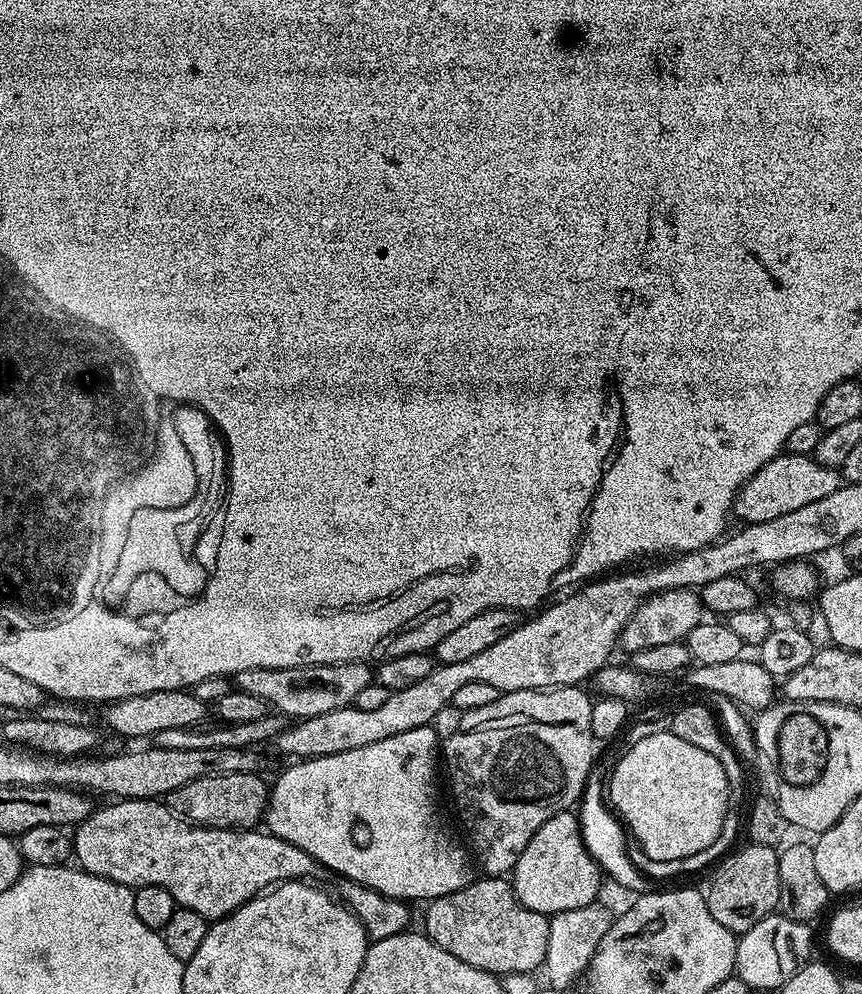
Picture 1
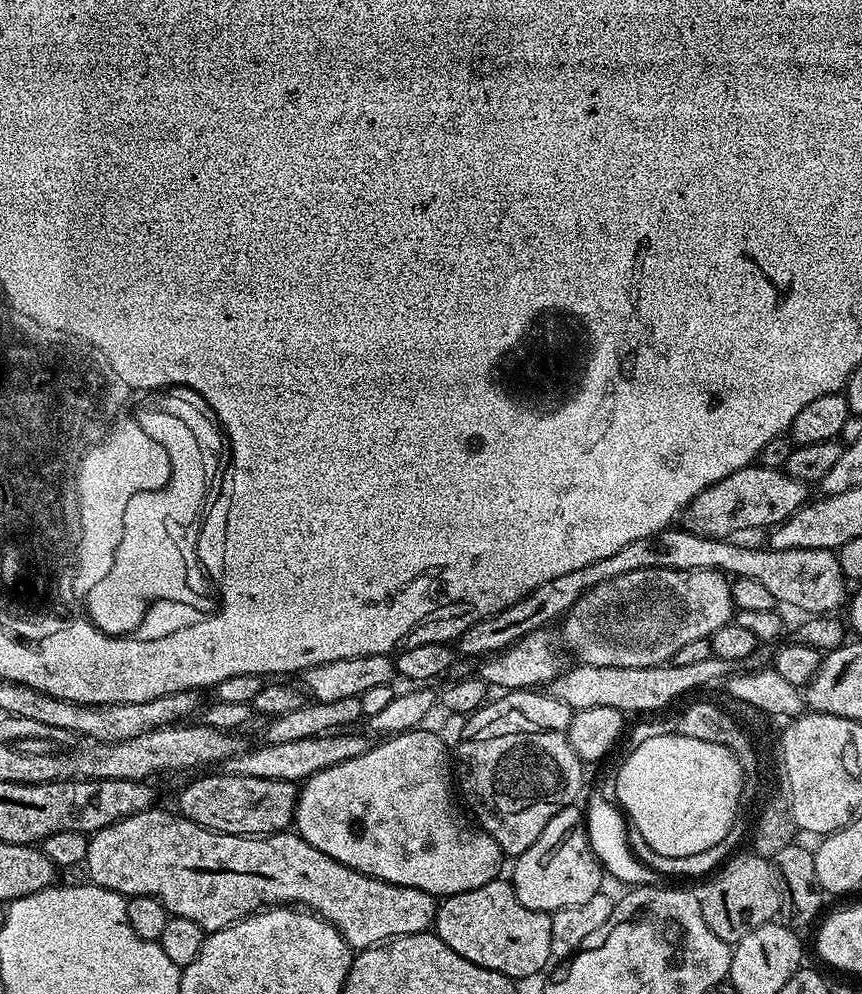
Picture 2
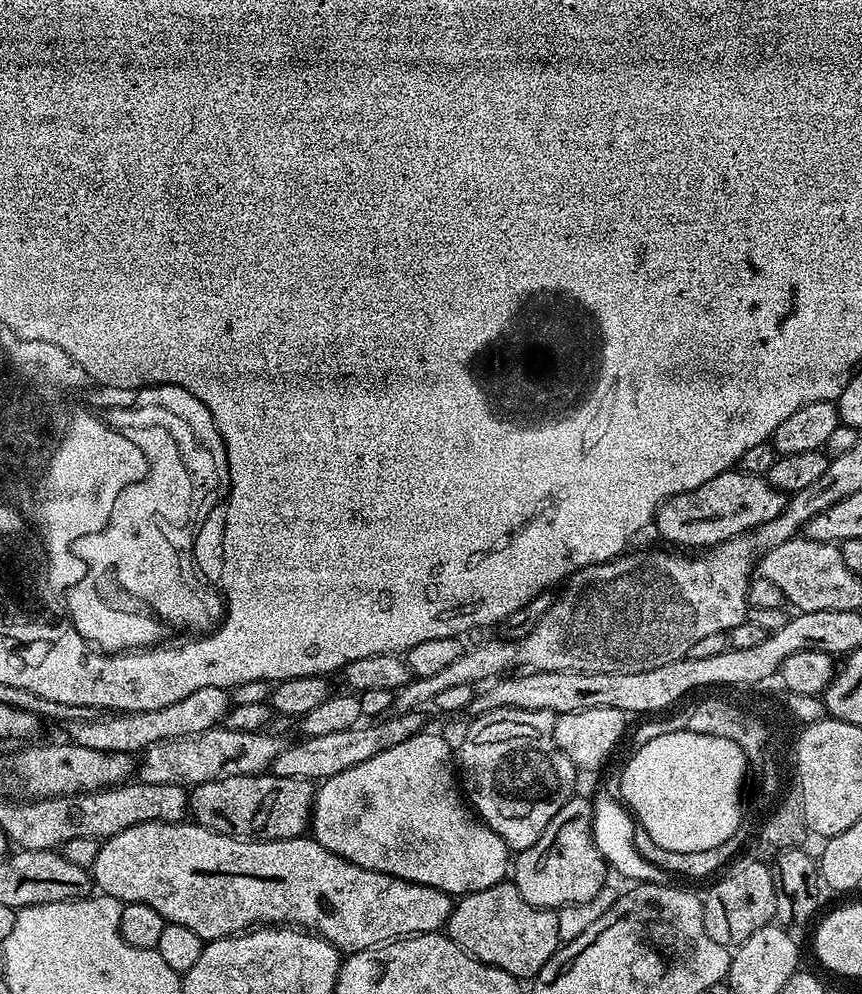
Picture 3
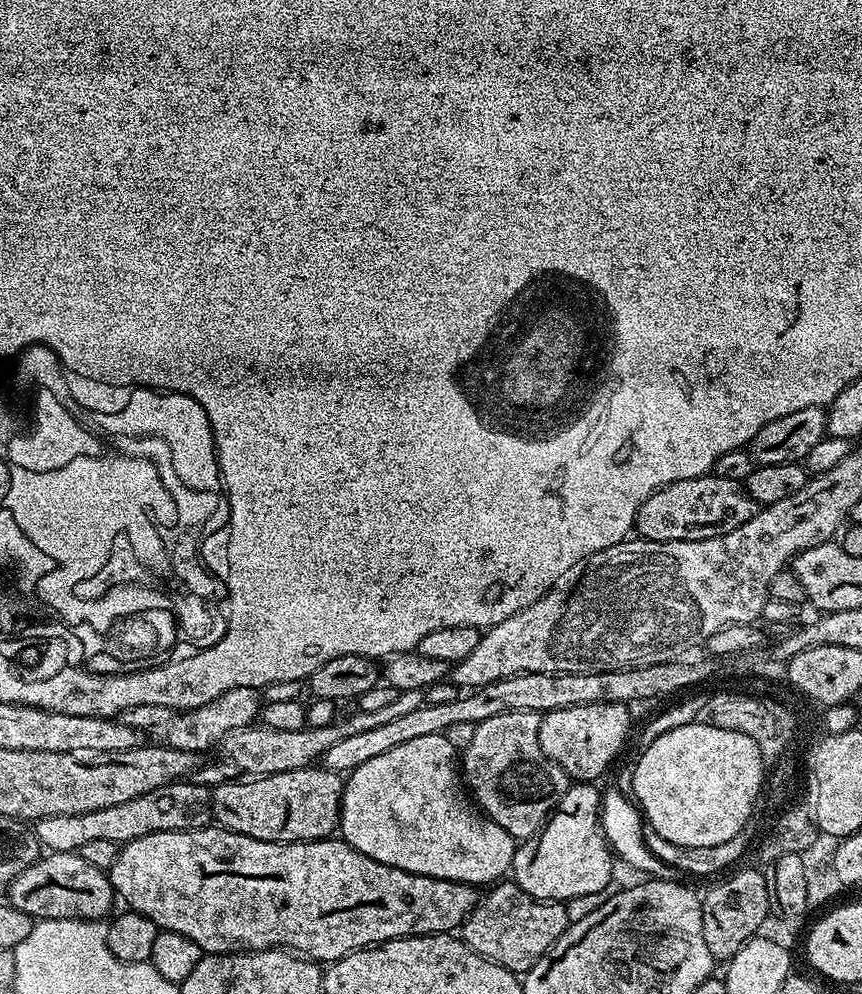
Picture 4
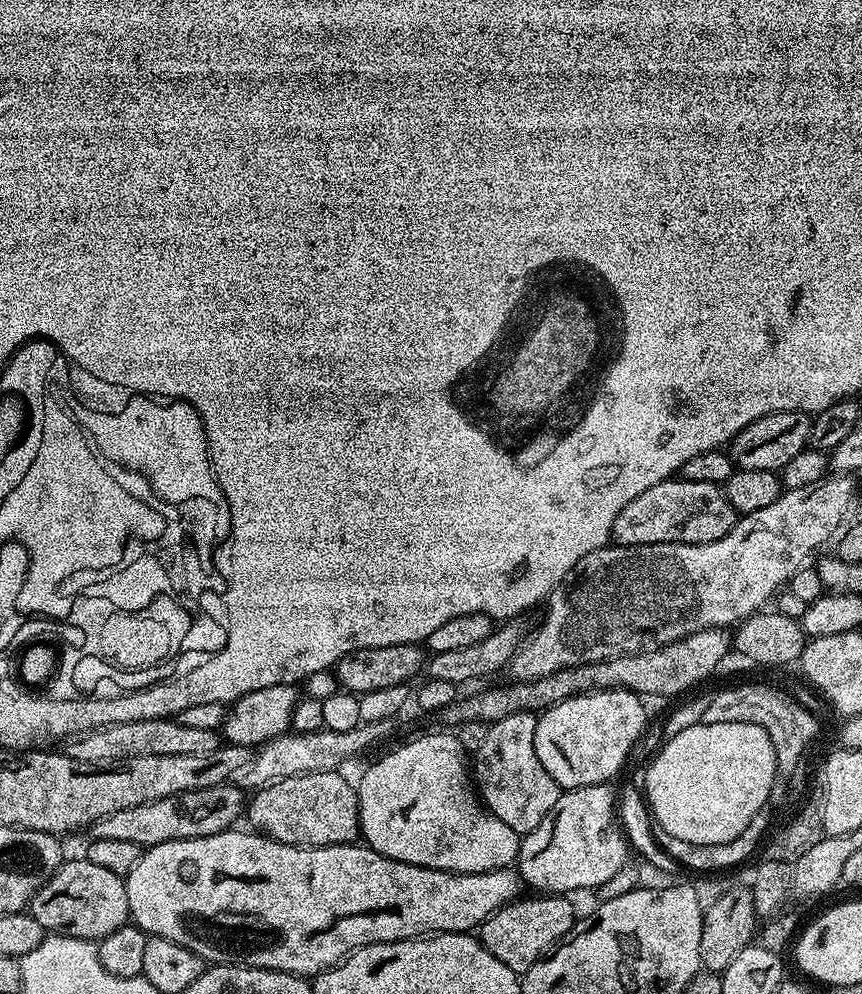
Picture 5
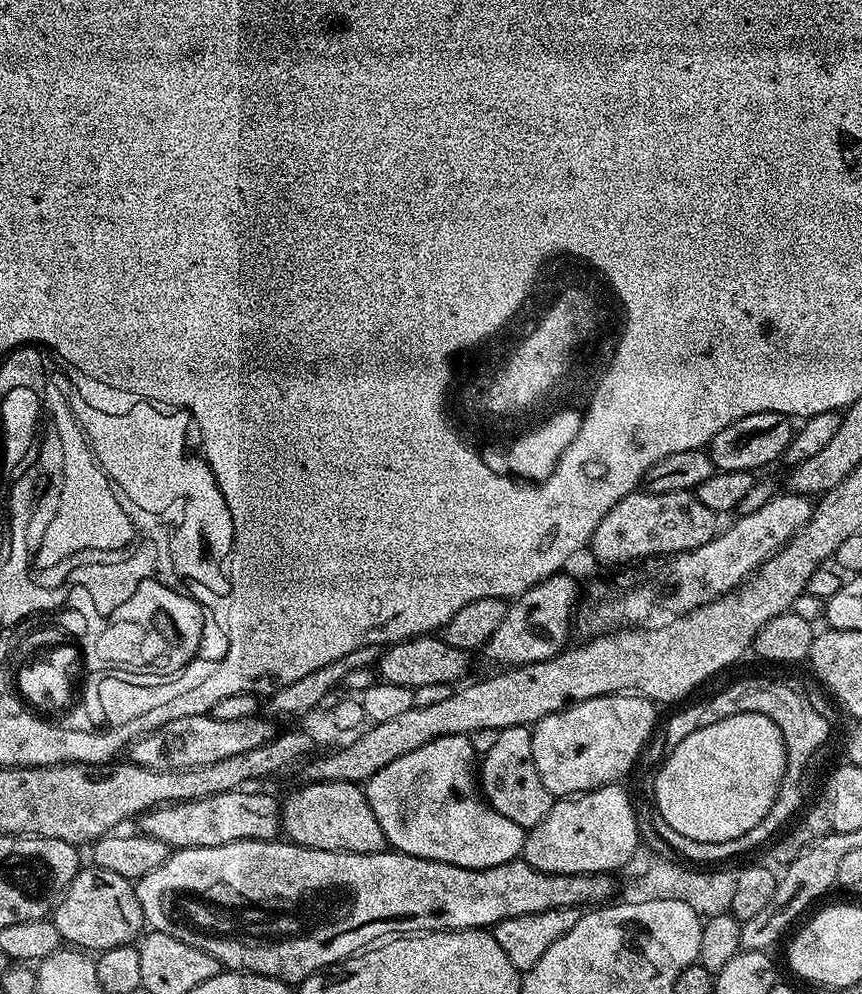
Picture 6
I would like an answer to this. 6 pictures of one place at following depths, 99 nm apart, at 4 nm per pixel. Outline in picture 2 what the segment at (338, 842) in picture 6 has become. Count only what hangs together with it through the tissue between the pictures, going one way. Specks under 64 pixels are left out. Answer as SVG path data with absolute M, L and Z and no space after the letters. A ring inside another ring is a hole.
M200 776L180 792L179 815L211 832L231 836L271 836L293 823L298 788L291 780L267 780L249 776Z

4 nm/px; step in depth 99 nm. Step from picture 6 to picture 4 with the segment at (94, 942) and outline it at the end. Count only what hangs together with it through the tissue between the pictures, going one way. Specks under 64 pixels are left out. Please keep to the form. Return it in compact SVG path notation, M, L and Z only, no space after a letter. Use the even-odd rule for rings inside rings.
M48 852L22 870L18 878L14 878L6 893L6 900L31 916L33 921L103 921L113 911L114 893L109 873L98 866L90 866L90 862L86 862L79 852Z

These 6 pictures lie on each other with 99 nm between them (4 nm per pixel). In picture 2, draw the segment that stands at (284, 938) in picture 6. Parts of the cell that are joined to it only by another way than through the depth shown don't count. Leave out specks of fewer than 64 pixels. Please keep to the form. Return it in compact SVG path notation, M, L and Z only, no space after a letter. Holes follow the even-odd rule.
M159 806L148 808L133 816L116 820L102 830L91 833L88 841L87 879L106 890L114 890L122 897L153 896L166 906L173 916L198 922L205 933L217 932L259 912L265 906L303 906L329 920L344 936L353 950L383 944L395 936L409 936L429 931L436 922L437 897L410 886L398 886L376 880L342 866L334 858L322 854L292 830L273 832L271 836L231 836L211 832L179 814L171 816Z

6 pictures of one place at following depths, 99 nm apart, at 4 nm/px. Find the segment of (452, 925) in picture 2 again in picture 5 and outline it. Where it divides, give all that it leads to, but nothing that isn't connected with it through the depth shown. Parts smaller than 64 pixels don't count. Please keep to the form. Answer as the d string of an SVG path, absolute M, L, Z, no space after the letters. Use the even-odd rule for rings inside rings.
M528 894L502 906L491 916L484 919L478 929L481 944L498 958L506 962L510 970L523 974L530 970L539 960L544 959L561 940L571 933L578 923L578 911L564 894Z

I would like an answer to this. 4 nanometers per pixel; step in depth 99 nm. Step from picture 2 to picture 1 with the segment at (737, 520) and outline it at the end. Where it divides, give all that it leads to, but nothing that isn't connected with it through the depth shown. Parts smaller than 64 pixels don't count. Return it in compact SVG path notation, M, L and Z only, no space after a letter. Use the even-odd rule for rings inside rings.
M773 454L739 480L730 494L728 507L730 506L735 518L741 520L741 525L751 526L758 522L770 522L770 518L778 518L778 514L787 514L790 510L798 510L798 506L806 506L806 502L826 494L832 487L834 487L834 476L829 469L819 468L804 459L803 456Z

